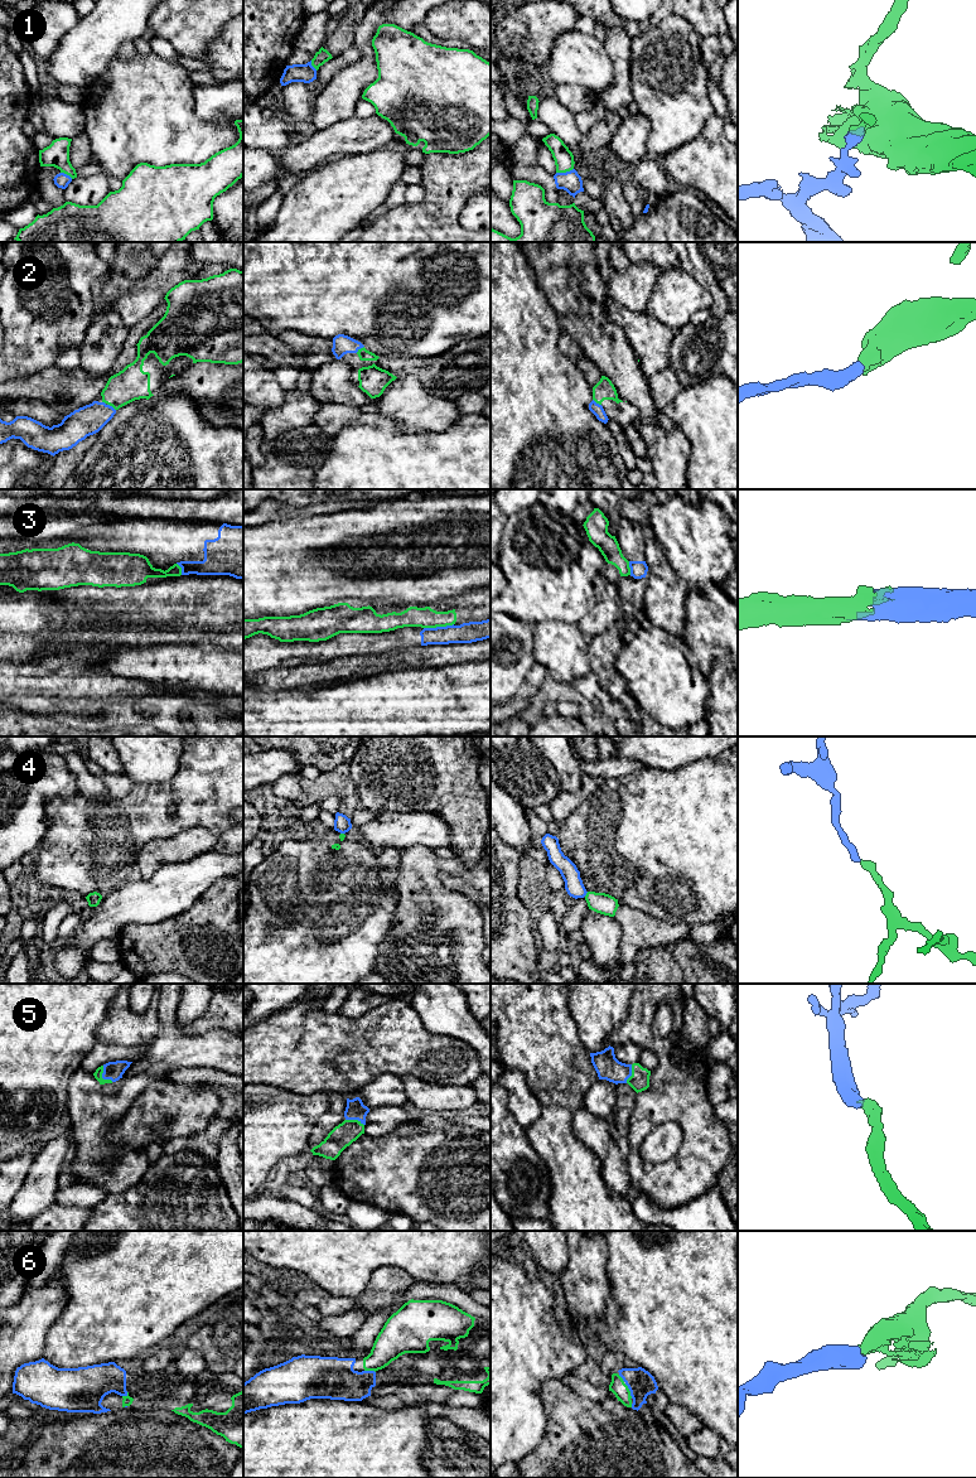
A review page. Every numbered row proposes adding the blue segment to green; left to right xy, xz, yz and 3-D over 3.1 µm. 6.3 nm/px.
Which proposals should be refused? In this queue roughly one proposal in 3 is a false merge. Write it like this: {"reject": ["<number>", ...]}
{"reject": ["1", "3"]}

